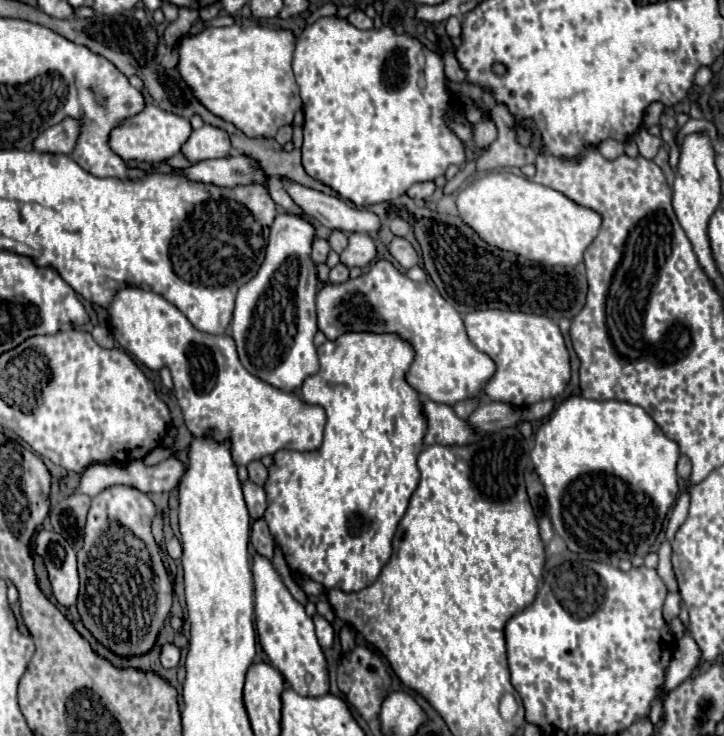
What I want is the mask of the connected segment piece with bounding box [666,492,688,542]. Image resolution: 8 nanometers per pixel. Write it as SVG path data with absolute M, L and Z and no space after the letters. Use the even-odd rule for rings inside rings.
M682 492L680 498L676 500L674 512L672 512L670 522L668 522L668 528L666 528L666 540L668 540L668 542L674 540L674 534L676 534L678 528L684 524L686 516L688 516L688 492Z

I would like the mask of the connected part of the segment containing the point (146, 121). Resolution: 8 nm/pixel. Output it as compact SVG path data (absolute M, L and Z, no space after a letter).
M150 104L134 118L128 118L120 128L112 130L110 136L110 148L124 160L136 160L136 162L164 162L176 154L180 154L182 144L192 134L192 126L186 118L176 116L172 112L164 112L162 108Z

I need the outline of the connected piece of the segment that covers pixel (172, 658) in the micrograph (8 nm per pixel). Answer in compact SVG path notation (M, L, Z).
M166 644L160 654L164 668L176 668L180 664L180 650L174 644Z

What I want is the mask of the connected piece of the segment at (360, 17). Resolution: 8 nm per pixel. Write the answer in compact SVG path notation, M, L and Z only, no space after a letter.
M354 10L346 20L348 20L352 26L360 28L360 30L370 30L370 28L372 28L372 20L370 20L362 10Z

